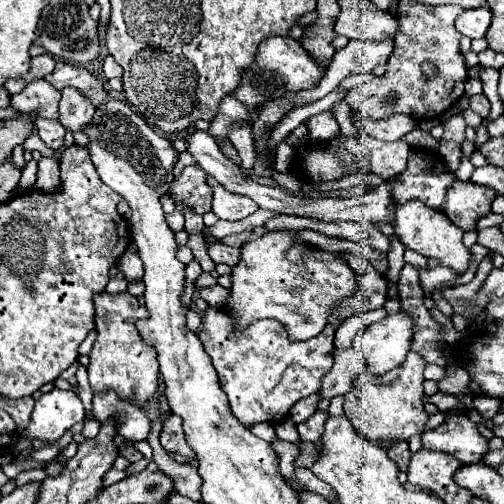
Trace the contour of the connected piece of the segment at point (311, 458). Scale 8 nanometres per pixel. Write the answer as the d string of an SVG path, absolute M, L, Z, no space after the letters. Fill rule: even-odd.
M298 442L298 448L300 448L300 454L296 456L294 466L296 468L310 468L318 460L316 448L312 448L312 444L304 444L304 442Z

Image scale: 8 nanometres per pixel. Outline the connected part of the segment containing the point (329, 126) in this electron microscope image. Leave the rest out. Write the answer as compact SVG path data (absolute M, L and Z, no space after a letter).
M330 110L308 120L308 132L314 140L322 140L322 142L332 140L338 134L338 130L340 130L340 126Z

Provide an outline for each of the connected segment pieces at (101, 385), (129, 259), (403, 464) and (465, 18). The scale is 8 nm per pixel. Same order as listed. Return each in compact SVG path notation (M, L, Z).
M106 290L94 296L94 308L96 308L96 342L92 352L88 354L90 366L88 366L88 378L94 392L106 392L114 390L120 398L130 400L138 406L144 406L148 398L152 398L158 390L158 364L156 364L156 352L152 352L152 346L140 336L136 328L136 320L148 318L148 310L140 306L140 302L128 294L108 294Z
M126 250L124 256L118 262L118 270L124 274L126 280L140 280L144 276L144 268L142 268L142 260L140 256L136 256L132 250Z
M406 440L392 442L392 446L388 446L388 456L398 464L400 472L406 472L406 468L408 468L408 458L410 458L408 442L406 442Z
M482 6L476 10L464 10L456 18L456 30L468 38L484 38L492 20L492 10Z

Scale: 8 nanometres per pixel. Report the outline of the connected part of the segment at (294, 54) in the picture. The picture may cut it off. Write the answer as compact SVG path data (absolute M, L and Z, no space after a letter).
M270 36L260 42L254 62L242 70L240 86L232 92L232 96L244 104L248 114L256 114L268 102L286 96L286 92L300 92L314 88L320 82L320 76L322 68L308 56L308 52L300 46L298 40L290 36L274 36L274 38Z

